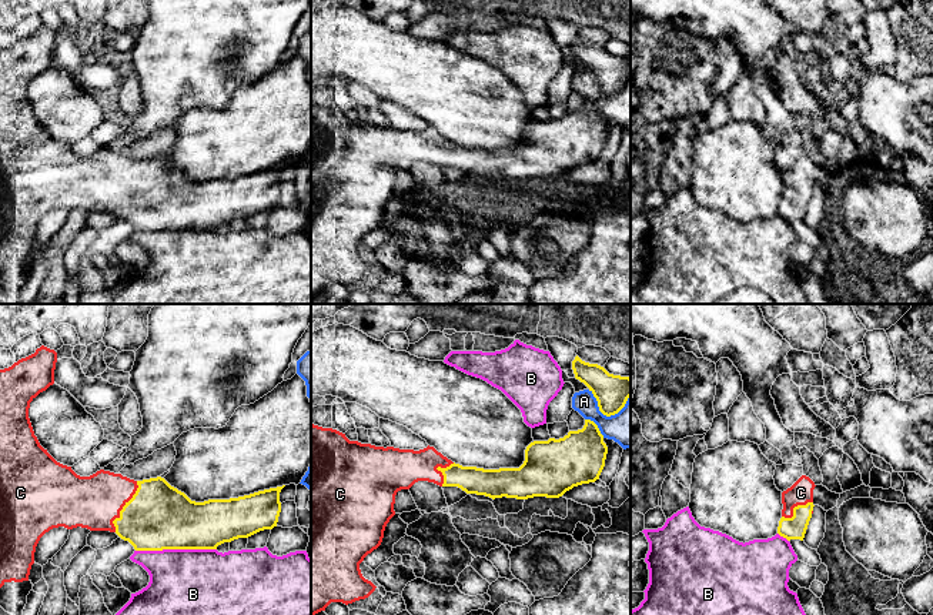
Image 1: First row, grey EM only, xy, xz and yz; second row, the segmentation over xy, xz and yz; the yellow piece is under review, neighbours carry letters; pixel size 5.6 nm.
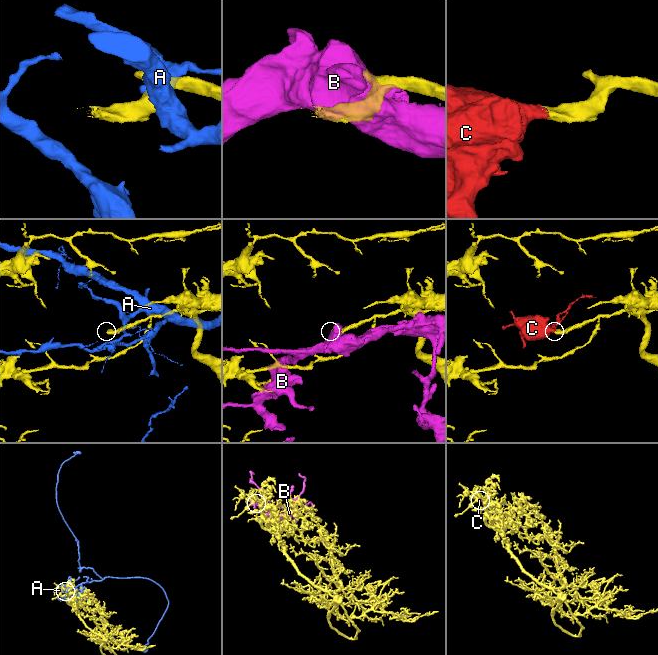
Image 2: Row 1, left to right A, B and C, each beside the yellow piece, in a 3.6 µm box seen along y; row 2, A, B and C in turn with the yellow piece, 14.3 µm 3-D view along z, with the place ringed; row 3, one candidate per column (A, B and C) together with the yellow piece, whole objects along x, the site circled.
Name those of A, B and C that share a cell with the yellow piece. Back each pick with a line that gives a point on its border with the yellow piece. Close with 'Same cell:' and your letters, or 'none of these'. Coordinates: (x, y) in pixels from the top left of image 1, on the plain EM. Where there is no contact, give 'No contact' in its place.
C: Touches yellow at xy (123, 187)
Same cell: C

